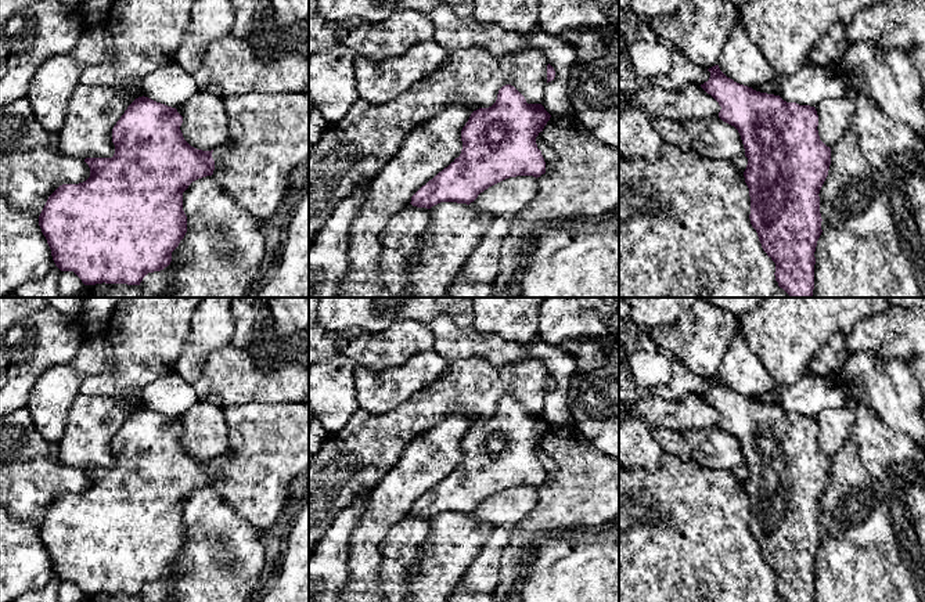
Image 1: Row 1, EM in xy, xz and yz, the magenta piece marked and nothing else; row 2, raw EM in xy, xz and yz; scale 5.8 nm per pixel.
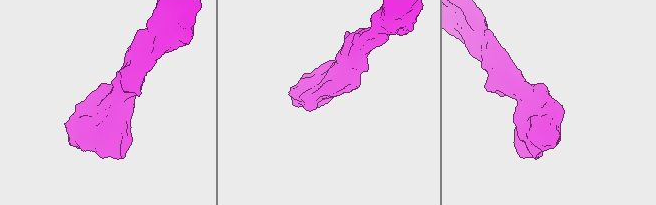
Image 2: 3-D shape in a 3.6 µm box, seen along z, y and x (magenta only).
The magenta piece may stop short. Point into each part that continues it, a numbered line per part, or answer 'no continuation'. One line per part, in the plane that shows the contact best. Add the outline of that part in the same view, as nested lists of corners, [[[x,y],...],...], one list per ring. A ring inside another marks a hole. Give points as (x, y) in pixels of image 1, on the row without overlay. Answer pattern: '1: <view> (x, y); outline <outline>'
no continuation

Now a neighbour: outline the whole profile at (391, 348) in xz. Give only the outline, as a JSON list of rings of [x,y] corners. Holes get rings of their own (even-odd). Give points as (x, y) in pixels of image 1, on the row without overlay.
[[[410,318],[395,321],[381,332],[328,331],[313,322],[309,324],[309,365],[345,356],[357,365],[382,371],[404,364],[418,352],[432,350],[433,342],[428,324]]]

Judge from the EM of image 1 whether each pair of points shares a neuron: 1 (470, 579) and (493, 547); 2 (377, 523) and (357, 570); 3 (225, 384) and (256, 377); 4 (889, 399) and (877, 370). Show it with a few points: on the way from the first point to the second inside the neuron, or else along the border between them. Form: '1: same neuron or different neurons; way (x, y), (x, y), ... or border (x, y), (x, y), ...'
1: same neuron; way (478, 570), (490, 555)
2: same neuron; way (369, 534), (364, 540), (364, 559)
3: same neuron; way (233, 379), (248, 379)
4: same neuron; way (889, 392), (877, 377)

